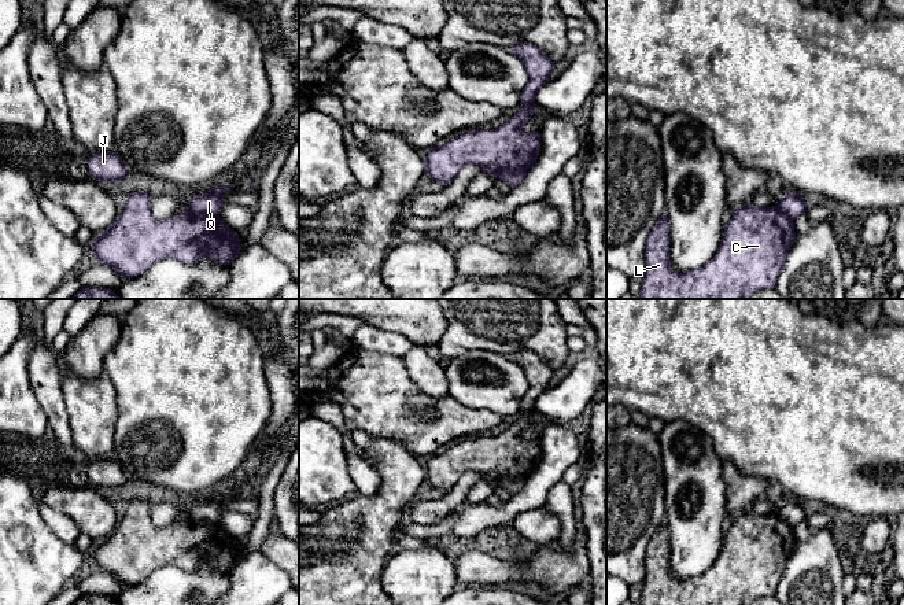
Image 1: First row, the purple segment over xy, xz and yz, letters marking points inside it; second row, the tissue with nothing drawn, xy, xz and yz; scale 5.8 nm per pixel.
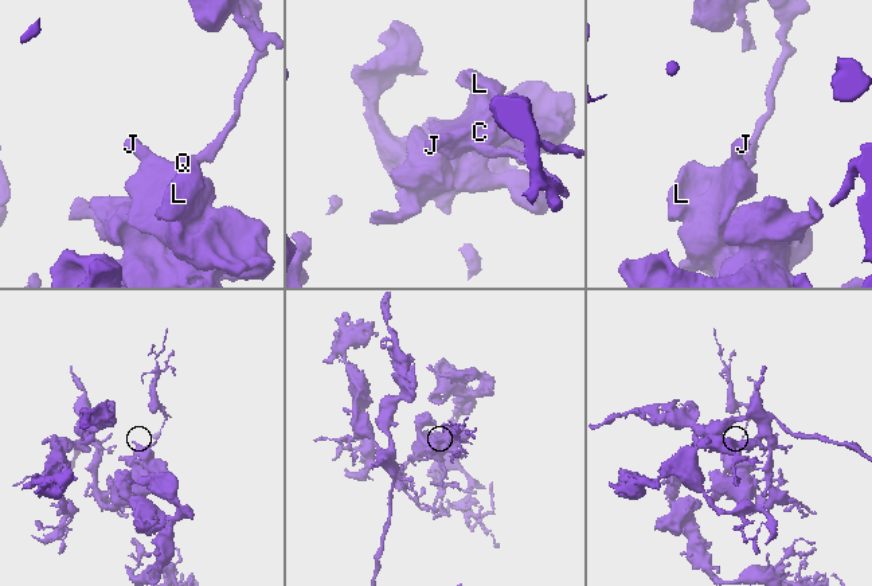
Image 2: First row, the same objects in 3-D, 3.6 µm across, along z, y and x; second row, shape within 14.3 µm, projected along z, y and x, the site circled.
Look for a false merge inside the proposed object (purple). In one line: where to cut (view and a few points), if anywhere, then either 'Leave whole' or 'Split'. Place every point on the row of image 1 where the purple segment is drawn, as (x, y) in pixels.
Split along xy (187, 209), (195, 214), (218, 217). Split

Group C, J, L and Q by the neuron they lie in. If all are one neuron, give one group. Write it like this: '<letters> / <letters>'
C J L / Q

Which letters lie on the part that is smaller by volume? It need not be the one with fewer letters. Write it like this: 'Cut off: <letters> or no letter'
Cut off: Q

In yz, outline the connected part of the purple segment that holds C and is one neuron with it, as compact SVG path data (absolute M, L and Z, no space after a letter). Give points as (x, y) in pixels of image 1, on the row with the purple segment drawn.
M746 203L724 225L724 235L716 255L698 269L679 273L671 266L668 233L668 218L664 213L646 239L645 270L639 299L746 299L759 289L775 288L778 276L796 239L794 222L779 206L756 207Z

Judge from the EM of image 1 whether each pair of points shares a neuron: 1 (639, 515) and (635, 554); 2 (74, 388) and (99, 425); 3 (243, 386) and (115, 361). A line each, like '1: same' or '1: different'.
1: same
2: same
3: same

